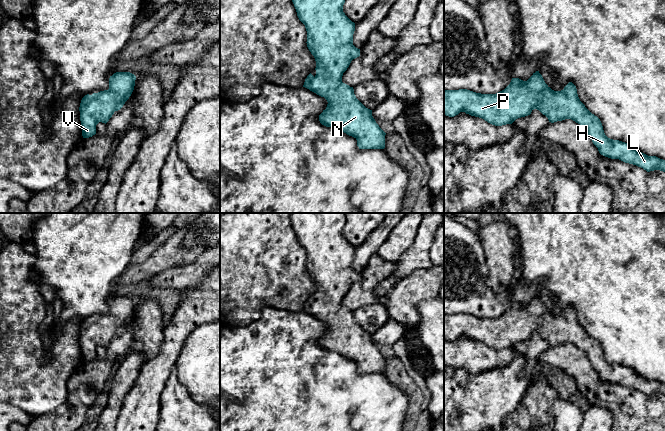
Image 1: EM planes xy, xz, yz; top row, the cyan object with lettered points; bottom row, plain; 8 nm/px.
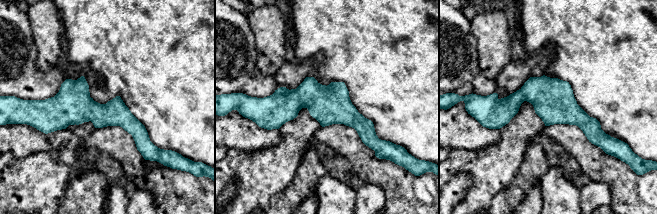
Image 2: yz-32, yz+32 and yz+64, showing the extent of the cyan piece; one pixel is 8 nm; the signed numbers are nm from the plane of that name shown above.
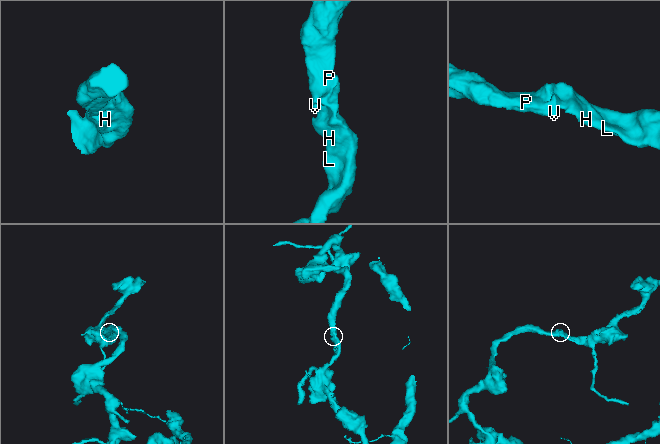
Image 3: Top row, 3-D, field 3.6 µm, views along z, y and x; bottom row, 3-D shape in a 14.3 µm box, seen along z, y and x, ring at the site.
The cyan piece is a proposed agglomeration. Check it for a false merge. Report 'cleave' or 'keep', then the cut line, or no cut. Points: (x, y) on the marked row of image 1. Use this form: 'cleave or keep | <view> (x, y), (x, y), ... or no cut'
keep | no cut

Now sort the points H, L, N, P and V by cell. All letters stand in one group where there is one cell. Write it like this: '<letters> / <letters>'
H L N P V

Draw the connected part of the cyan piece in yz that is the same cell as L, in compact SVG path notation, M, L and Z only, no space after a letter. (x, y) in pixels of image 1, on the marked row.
M536 71L527 81L512 78L510 84L496 94L481 94L467 89L444 90L444 114L449 117L465 112L471 116L482 118L492 125L502 126L512 124L516 119L530 115L534 109L539 110L551 123L571 119L582 125L593 144L598 148L599 153L605 157L636 165L647 172L654 170L665 172L665 160L656 156L648 156L629 143L608 138L604 133L600 119L580 101L576 86L572 82L569 82L563 90L554 91L545 83L539 71Z

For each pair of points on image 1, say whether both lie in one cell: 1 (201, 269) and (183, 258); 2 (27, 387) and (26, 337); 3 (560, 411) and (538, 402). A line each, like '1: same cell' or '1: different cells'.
1: different cells
2: same cell
3: different cells

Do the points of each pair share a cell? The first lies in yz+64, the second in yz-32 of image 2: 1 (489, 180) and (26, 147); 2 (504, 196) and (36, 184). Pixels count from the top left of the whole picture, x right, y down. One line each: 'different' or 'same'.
1: different
2: different

